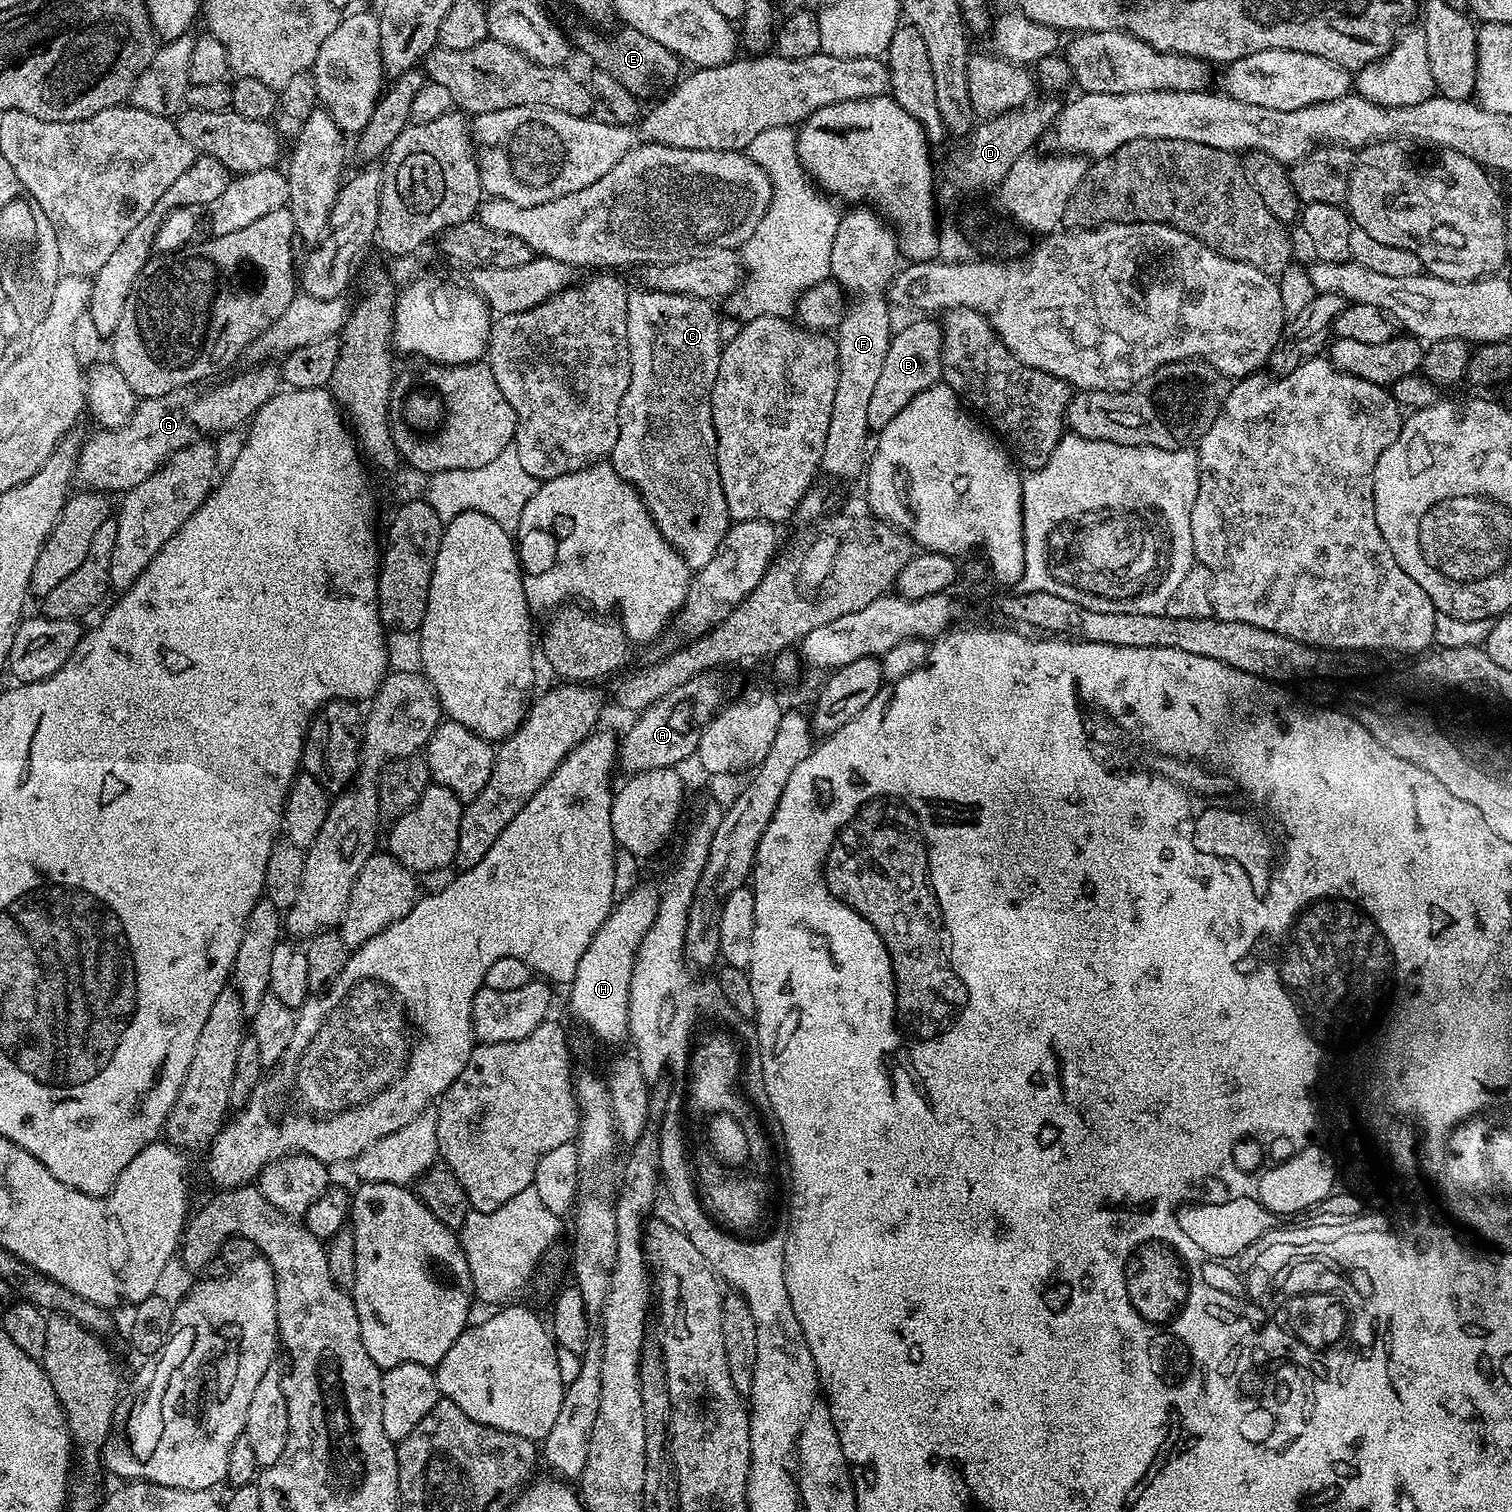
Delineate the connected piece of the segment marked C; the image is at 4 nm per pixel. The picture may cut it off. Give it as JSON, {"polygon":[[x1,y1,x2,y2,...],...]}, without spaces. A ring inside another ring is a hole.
{"polygon":[[644,290,646,292,629,291,628,294,628,317,626,318,626,334,630,342,630,386,626,390,626,394,620,403,620,417,618,418,618,442,614,446,610,457,612,463,611,471,615,473,621,481,625,480,628,484,636,487,635,495,642,501,643,507,652,515,651,523,662,535,664,541,677,552,683,560,688,564,689,569,699,570,706,566,706,562,710,562,710,558,716,556,718,546,722,542,722,538,728,533,730,527,730,517,728,507,726,506,726,494,722,490,722,482,720,481,720,470,716,461,716,431,714,430,714,418,712,417,712,391,714,390,714,382,716,375,720,369,720,349,722,347,722,339,720,340,720,316,716,313,717,305,711,300,700,300,696,296,683,296,681,292,660,292,657,290],[628,428,686,428,680,434,674,434,674,452,672,446,668,444,668,456,674,454,674,460,646,460,646,456,654,456,656,452,644,454,640,456,640,460,634,460,636,456,630,454,630,450,646,450,646,446,642,446,642,442,646,440,638,440,636,436,630,436]]}

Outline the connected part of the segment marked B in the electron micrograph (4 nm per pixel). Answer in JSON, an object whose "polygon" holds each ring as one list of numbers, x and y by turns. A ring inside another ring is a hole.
{"polygon":[[939,323,924,324,921,328,904,328,892,337,892,345,886,350,886,362,882,362,882,375,874,385,874,395,866,418,868,427,881,430,892,418,920,392,937,383,942,376,940,345,942,328]]}

